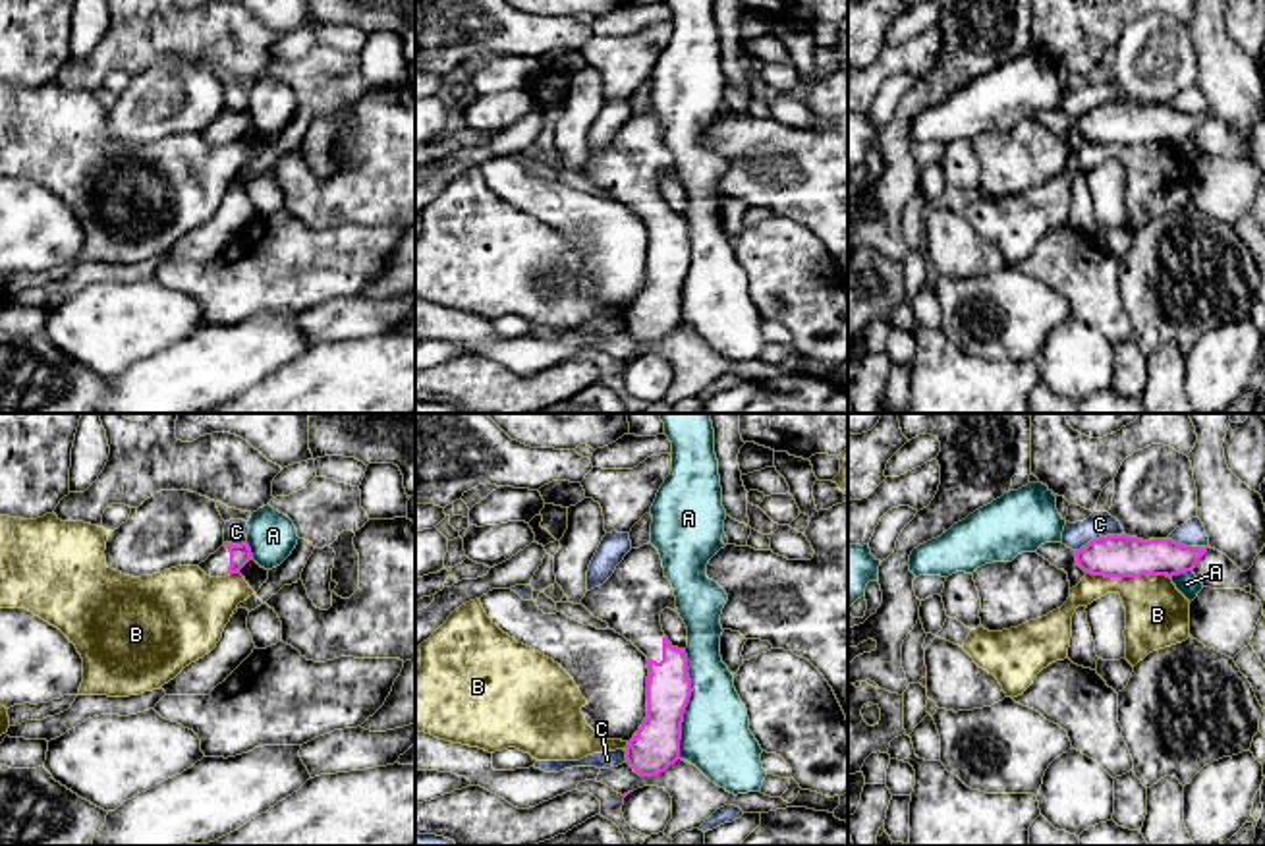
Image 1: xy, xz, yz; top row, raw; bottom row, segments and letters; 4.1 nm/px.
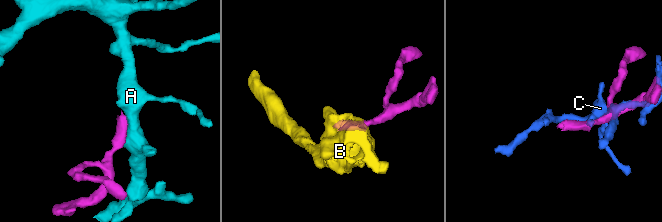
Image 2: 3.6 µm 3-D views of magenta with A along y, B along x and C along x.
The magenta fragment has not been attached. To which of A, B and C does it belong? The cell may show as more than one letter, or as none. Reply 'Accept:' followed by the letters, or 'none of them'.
Accept: none of them

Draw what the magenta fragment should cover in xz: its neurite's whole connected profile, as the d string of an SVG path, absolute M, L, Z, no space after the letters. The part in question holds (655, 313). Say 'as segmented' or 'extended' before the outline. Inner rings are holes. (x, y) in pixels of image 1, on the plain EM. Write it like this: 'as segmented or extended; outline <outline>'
extended; outline M651 110L632 116L614 141L603 153L587 158L579 172L647 224L647 284L626 313L626 328L639 344L661 342L680 326L682 290L691 265L691 247L686 218L674 214L661 193L661 180L664 176L678 180L678 176L659 118Z

